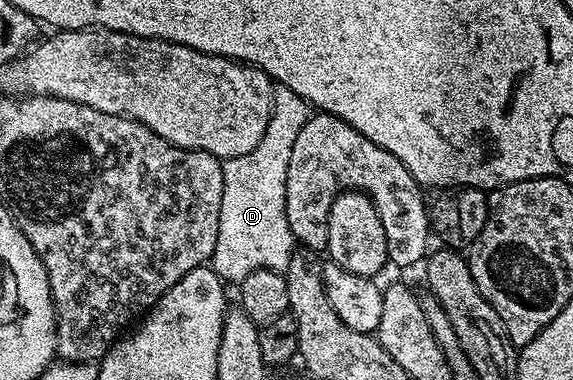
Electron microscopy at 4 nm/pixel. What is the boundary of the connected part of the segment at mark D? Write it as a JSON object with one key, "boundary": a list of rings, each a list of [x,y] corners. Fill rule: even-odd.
{"boundary":[[[276,86],[275,104],[269,117],[269,125],[261,141],[251,153],[241,157],[222,160],[225,189],[221,193],[221,217],[219,218],[219,236],[215,251],[211,254],[210,266],[217,272],[220,279],[228,284],[238,285],[249,273],[257,269],[269,269],[280,273],[286,272],[289,261],[296,248],[296,241],[289,229],[289,217],[285,217],[285,177],[289,173],[289,156],[293,154],[293,145],[297,142],[297,133],[305,129],[311,120],[313,108],[300,95],[293,93],[293,89]]]}

